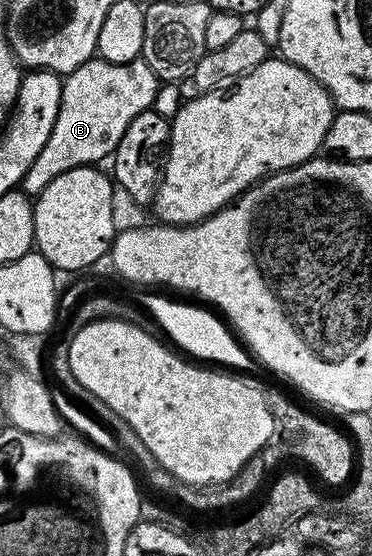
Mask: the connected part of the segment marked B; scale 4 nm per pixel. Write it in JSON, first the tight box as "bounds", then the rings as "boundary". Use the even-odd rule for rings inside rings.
{"bounds":[22,59,158,195],"boundary":[[[93,59],[82,63],[82,67],[67,74],[63,78],[61,105],[58,107],[58,117],[54,122],[54,129],[50,132],[50,139],[46,141],[45,147],[25,173],[22,182],[23,192],[29,195],[38,195],[54,179],[58,179],[58,175],[79,165],[95,166],[103,157],[104,160],[111,158],[118,147],[118,139],[122,139],[122,134],[125,133],[126,127],[130,127],[134,115],[153,108],[157,104],[155,102],[156,88],[158,88],[158,82],[154,71],[150,71],[150,67],[143,59],[137,59],[128,65]]]}

